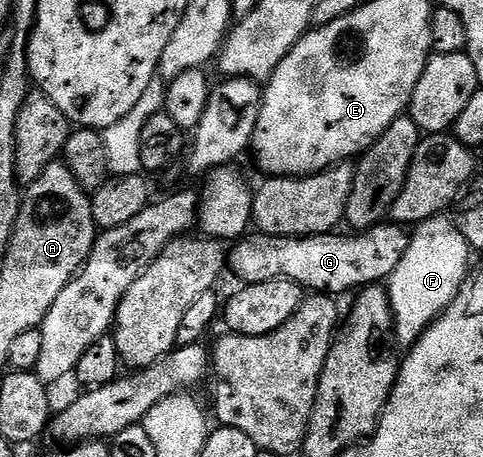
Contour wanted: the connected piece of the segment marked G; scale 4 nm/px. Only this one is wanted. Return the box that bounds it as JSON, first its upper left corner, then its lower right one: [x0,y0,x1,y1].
[228,220,411,296]

